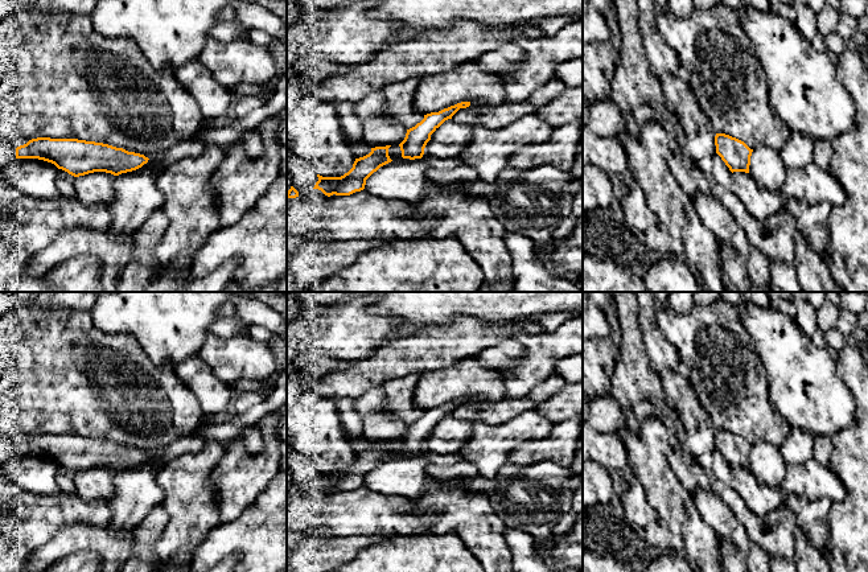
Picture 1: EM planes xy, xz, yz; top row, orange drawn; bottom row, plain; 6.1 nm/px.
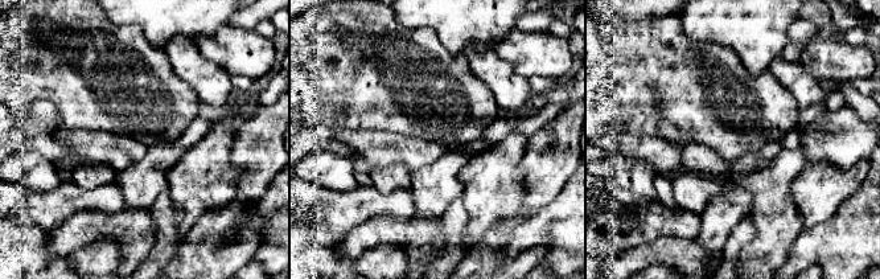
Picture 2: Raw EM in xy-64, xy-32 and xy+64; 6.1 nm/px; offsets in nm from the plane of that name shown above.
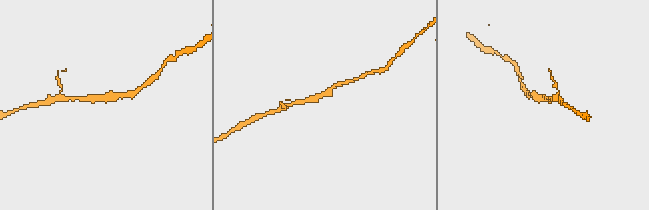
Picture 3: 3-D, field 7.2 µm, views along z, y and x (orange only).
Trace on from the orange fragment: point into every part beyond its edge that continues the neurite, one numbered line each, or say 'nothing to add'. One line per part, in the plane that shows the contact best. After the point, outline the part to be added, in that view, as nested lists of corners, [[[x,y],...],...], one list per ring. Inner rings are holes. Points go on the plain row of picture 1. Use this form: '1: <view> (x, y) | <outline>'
nothing to add

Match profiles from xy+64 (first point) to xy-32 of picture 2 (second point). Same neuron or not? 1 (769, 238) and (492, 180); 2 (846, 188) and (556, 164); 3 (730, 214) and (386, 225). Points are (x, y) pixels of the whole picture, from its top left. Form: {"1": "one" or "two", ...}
{"1": "one", "2": "one", "3": "two"}

